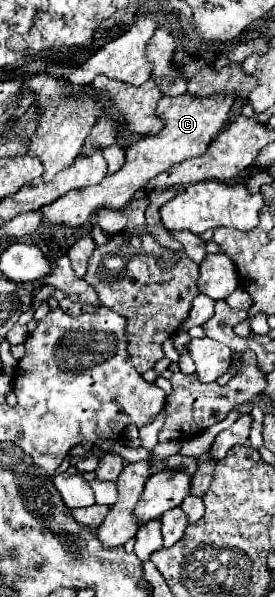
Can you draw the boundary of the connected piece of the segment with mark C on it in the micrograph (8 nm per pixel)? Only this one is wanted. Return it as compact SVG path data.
M162 97L156 107L156 117L162 117L164 127L156 137L146 137L140 141L134 141L126 145L126 163L120 171L114 175L104 177L98 185L70 191L64 197L58 197L58 201L52 201L38 209L42 215L44 225L64 225L64 227L82 227L90 213L98 211L100 207L106 209L122 209L132 195L142 189L152 177L164 173L176 163L182 163L186 159L198 157L206 151L206 145L216 137L216 133L222 129L222 125L228 121L228 111L232 107L234 97L206 97L206 101L198 101L198 97Z

